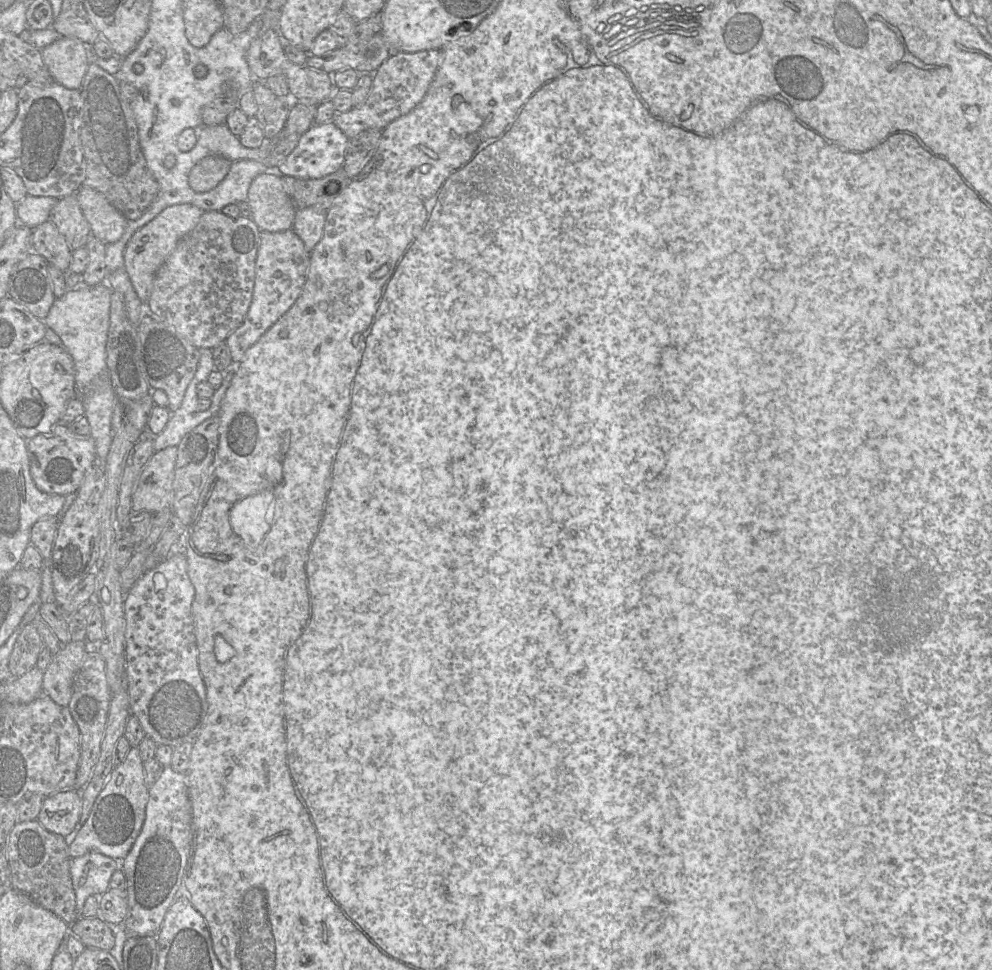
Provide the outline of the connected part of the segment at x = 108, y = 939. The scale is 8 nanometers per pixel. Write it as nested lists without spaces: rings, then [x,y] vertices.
[[[79,917],[71,924],[70,930],[71,934],[76,936],[85,947],[109,951],[116,943],[115,928],[98,917]]]

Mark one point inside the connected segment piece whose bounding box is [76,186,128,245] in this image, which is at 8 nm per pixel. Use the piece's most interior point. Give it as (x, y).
(108, 224)

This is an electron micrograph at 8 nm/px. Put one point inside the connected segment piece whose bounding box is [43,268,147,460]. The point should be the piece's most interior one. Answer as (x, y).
(81, 317)

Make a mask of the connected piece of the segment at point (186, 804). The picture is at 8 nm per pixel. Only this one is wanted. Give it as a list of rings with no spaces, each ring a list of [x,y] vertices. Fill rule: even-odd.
[[[171,766],[163,767],[159,777],[149,787],[145,819],[139,835],[120,867],[126,878],[128,895],[128,914],[121,926],[126,935],[148,936],[159,931],[166,912],[176,898],[176,893],[183,886],[183,874],[192,842],[192,802],[185,773],[175,771]]]

